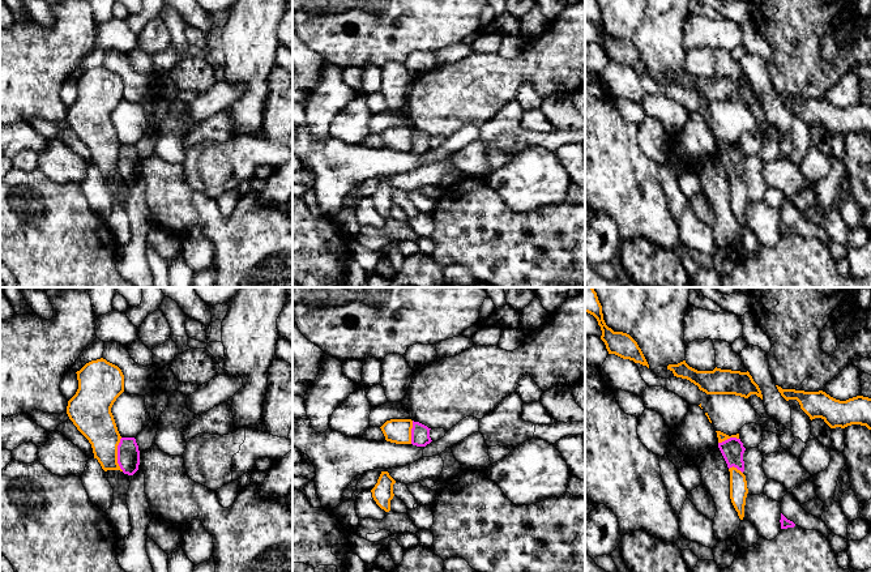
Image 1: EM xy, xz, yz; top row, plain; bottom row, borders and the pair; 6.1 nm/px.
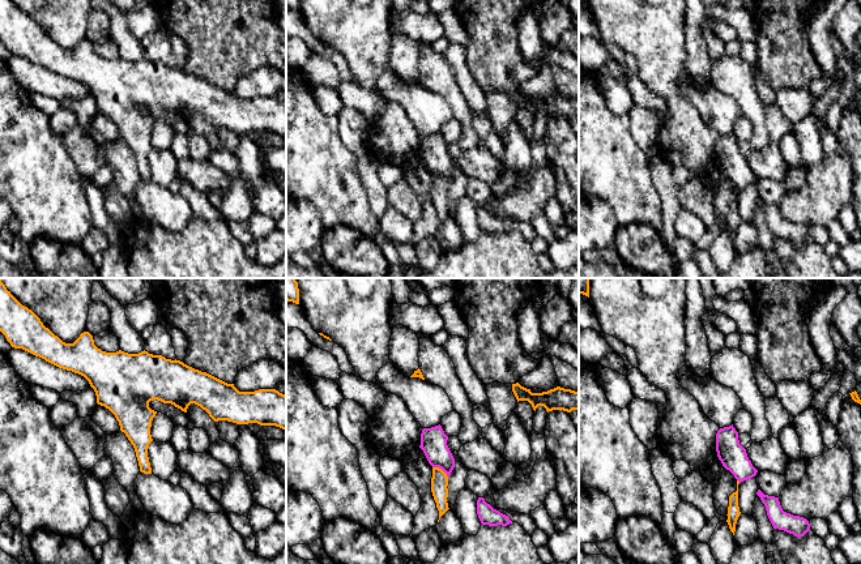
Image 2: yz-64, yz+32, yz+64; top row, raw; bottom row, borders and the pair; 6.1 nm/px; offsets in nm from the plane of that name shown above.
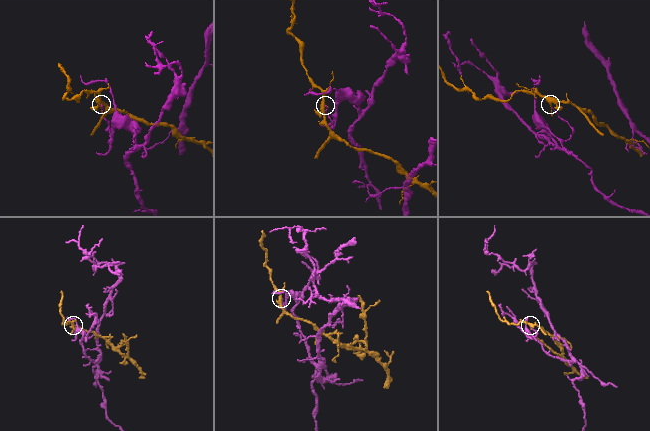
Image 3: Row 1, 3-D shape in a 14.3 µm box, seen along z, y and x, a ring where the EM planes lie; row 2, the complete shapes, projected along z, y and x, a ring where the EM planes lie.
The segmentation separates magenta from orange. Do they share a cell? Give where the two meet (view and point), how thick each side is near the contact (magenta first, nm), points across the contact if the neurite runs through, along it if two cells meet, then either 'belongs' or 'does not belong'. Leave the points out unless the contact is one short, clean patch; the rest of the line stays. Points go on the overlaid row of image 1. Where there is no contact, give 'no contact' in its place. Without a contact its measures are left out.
meets magenta in xy at (118, 455); 140 nm thick on the magenta side, 220 nm on the other; border along xy (120, 438), (118, 465), (123, 470); does not belong

